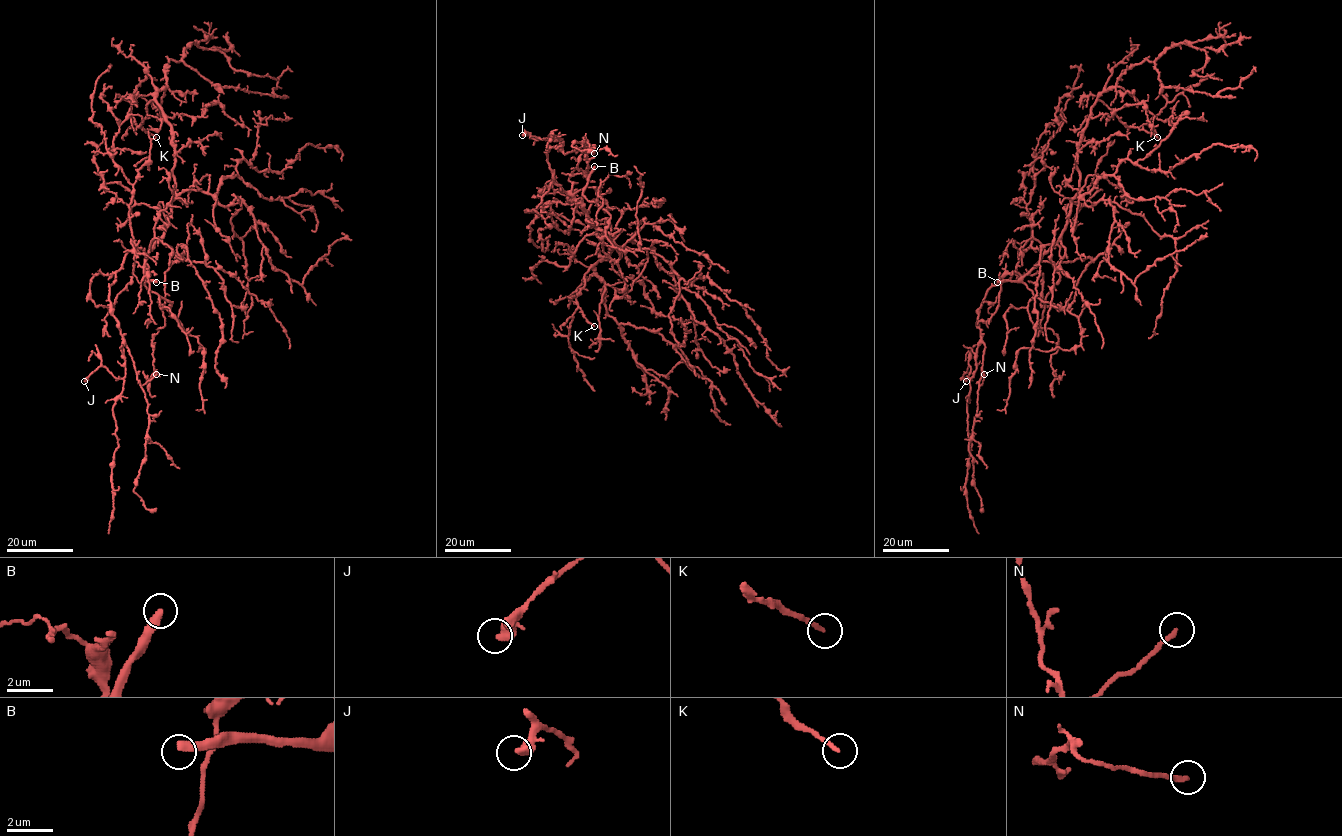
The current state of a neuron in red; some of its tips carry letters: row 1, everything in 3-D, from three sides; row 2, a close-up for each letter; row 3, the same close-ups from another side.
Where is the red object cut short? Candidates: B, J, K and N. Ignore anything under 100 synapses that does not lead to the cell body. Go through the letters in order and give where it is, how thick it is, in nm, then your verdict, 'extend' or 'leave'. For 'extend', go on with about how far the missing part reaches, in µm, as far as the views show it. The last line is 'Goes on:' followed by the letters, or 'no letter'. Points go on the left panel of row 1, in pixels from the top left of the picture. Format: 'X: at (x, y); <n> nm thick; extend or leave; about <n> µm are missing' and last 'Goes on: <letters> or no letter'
B: at (156, 282); 400 nm thick; extend; about 140 µm are missing
J: at (84, 381); 340 nm thick; leave
K: at (156, 137); 180 nm thick; leave
N: at (156, 374); 200 nm thick; leave
Goes on: B

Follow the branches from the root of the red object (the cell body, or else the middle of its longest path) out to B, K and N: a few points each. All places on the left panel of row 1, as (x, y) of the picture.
B: (169, 219), (164, 234), (154, 244), (145, 260), (145, 277), (156, 282)
K: (169, 219), (176, 197), (173, 132), (162, 108), (151, 100), (138, 126), (156, 137)
N: (169, 219), (147, 253), (135, 248), (126, 254), (110, 286), (112, 316), (137, 380), (143, 385), (156, 374)

